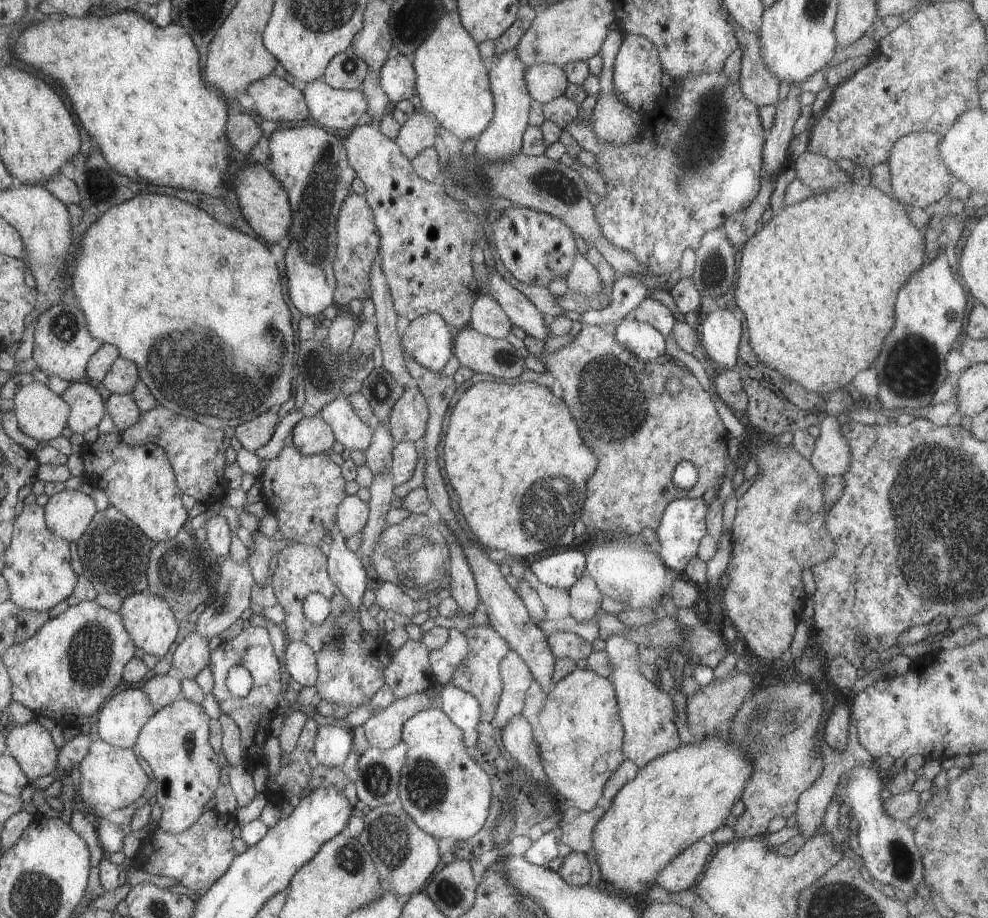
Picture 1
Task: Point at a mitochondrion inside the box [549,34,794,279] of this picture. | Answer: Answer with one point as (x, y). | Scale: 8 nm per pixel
(712, 105)

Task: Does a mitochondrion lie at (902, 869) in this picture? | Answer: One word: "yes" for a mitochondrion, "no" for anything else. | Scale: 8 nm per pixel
yes

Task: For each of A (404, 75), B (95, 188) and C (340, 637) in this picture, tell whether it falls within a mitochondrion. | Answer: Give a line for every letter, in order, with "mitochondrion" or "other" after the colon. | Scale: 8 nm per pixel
A: other
B: other
C: mitochondrion

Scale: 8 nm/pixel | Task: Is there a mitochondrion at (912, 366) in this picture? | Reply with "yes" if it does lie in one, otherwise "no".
yes

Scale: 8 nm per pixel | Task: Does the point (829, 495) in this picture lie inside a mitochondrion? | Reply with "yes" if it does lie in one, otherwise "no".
no

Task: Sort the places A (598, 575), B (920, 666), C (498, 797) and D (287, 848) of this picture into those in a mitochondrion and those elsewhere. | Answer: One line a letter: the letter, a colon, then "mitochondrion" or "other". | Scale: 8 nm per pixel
A: other
B: other
C: other
D: other

